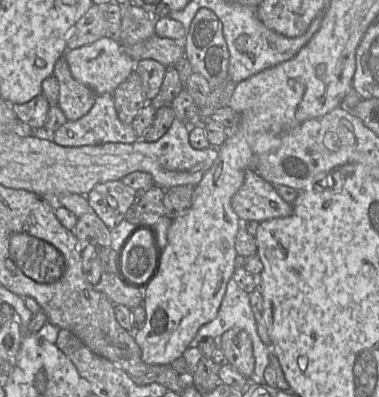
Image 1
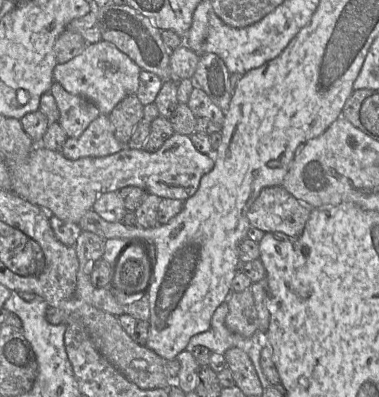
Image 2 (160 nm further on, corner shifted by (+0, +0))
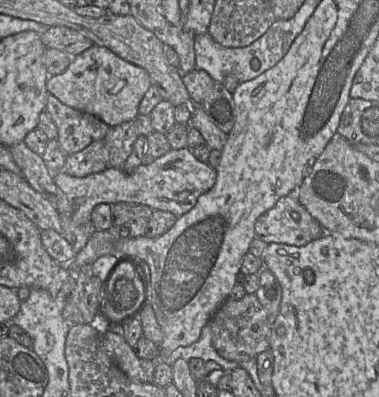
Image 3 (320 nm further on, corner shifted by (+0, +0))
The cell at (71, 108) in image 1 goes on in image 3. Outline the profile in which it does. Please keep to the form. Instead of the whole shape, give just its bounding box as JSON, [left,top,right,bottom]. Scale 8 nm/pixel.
[46,94,110,155]

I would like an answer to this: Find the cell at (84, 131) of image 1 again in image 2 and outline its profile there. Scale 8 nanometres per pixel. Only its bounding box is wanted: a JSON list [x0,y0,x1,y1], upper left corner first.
[61,114,126,160]

